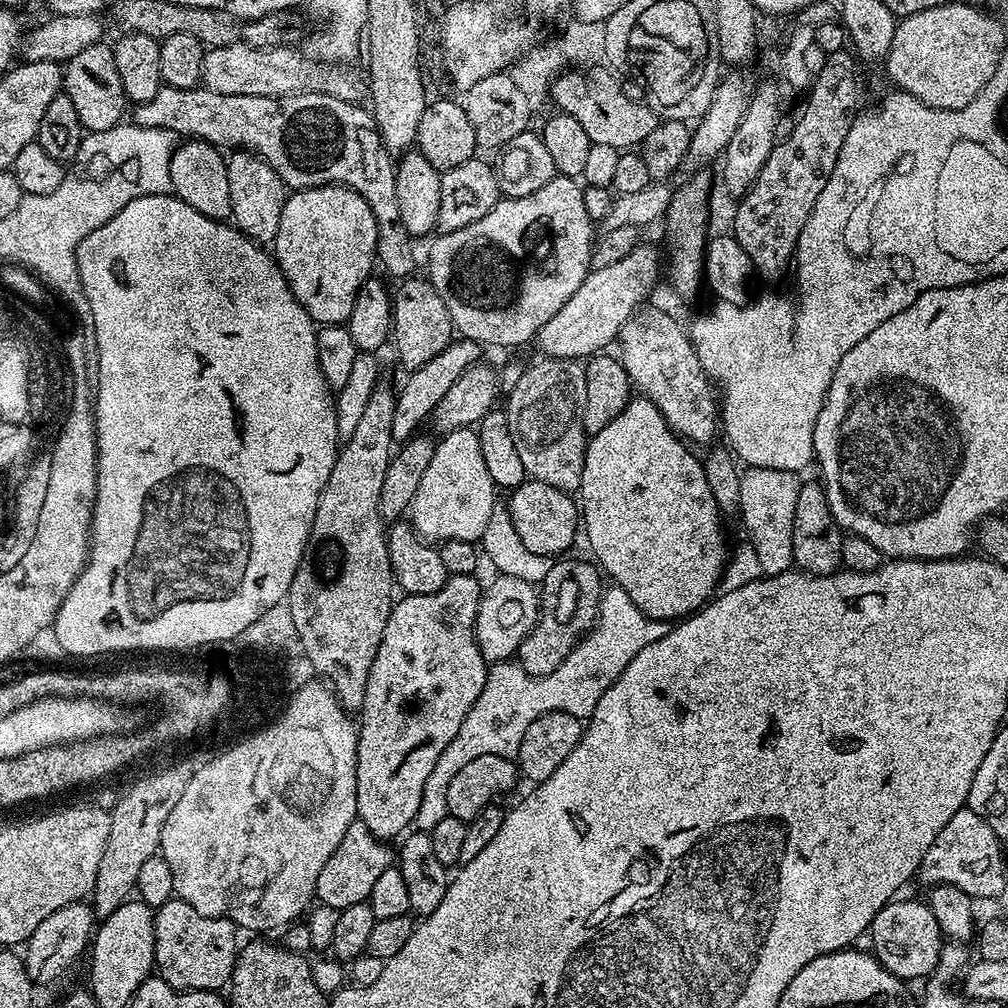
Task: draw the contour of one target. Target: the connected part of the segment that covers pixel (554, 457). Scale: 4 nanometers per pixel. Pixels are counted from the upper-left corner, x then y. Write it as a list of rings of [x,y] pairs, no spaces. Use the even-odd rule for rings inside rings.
[[[540,358],[532,366],[525,367],[520,381],[505,402],[510,434],[525,473],[531,479],[546,482],[555,489],[577,491],[588,441],[582,422],[586,404],[584,364],[572,359]]]

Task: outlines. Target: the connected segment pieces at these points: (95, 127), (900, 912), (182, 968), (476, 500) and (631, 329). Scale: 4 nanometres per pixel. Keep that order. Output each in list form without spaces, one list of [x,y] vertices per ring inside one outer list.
[[[101,42],[86,46],[86,50],[74,54],[74,58],[70,58],[62,68],[63,95],[74,102],[74,110],[78,110],[78,118],[88,132],[110,130],[125,119],[126,97],[122,90],[122,78],[118,78],[118,66],[114,66],[112,48],[106,45],[107,43]]]
[[[897,898],[892,903],[885,904],[872,919],[871,936],[870,948],[880,965],[905,982],[920,979],[923,981],[931,976],[932,971],[938,966],[940,952],[946,943],[932,909],[923,899]]]
[[[168,900],[154,912],[155,971],[159,979],[180,992],[216,992],[232,979],[236,965],[238,929],[221,916],[198,914],[184,900]]]
[[[476,428],[446,432],[437,443],[430,466],[426,466],[426,474],[422,474],[422,482],[418,482],[418,494],[414,494],[410,509],[410,523],[417,534],[429,542],[476,542],[483,537],[486,522],[490,522],[490,514],[498,507],[496,495],[498,489],[482,459]]]
[[[656,308],[645,314],[641,324],[638,321],[636,318],[629,320],[618,337],[618,359],[635,391],[658,406],[662,418],[666,418],[677,436],[693,445],[711,445],[716,440],[716,432],[718,436],[718,398],[702,370],[702,362],[698,362],[685,325],[680,325],[670,313],[659,312]]]

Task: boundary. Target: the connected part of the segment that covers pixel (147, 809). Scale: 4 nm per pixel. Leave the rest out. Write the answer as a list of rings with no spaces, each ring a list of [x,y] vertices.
[[[188,764],[160,768],[134,781],[128,793],[113,803],[110,811],[110,838],[106,838],[106,850],[102,850],[102,863],[98,865],[98,878],[90,897],[92,911],[97,917],[114,914],[114,910],[118,910],[118,906],[122,906],[135,893],[142,862],[147,862],[159,853],[162,826],[166,826],[166,818],[170,818],[174,802],[182,798],[182,790],[186,790],[193,771],[193,765]]]

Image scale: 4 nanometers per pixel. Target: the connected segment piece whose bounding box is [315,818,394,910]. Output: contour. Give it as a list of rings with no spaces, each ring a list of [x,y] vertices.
[[[359,818],[352,820],[346,834],[342,834],[342,842],[338,842],[338,850],[330,854],[326,866],[322,866],[322,871],[318,873],[315,899],[337,910],[365,903],[382,870],[393,867],[394,852],[388,847]]]

